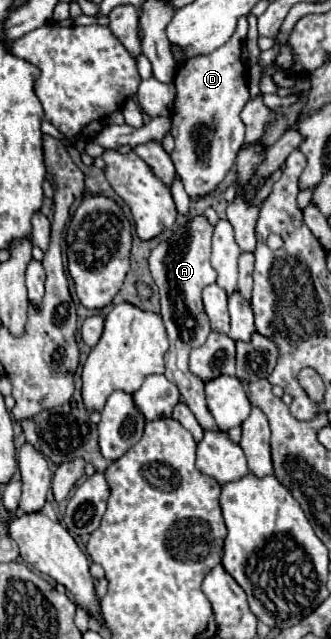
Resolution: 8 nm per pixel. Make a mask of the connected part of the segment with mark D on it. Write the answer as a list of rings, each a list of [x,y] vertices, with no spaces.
[[[241,17],[237,23],[235,33],[231,35],[231,39],[221,45],[219,49],[215,49],[213,53],[207,55],[199,55],[199,57],[191,57],[185,61],[185,65],[179,67],[177,75],[175,75],[175,103],[173,103],[173,113],[171,113],[171,133],[175,137],[175,149],[171,151],[171,161],[175,163],[177,175],[183,179],[185,191],[191,199],[203,197],[207,193],[211,193],[229,173],[229,169],[233,167],[235,155],[243,143],[245,137],[245,125],[239,117],[241,109],[245,107],[247,99],[249,99],[249,87],[247,87],[247,67],[243,61],[243,39],[247,37],[247,17]]]

